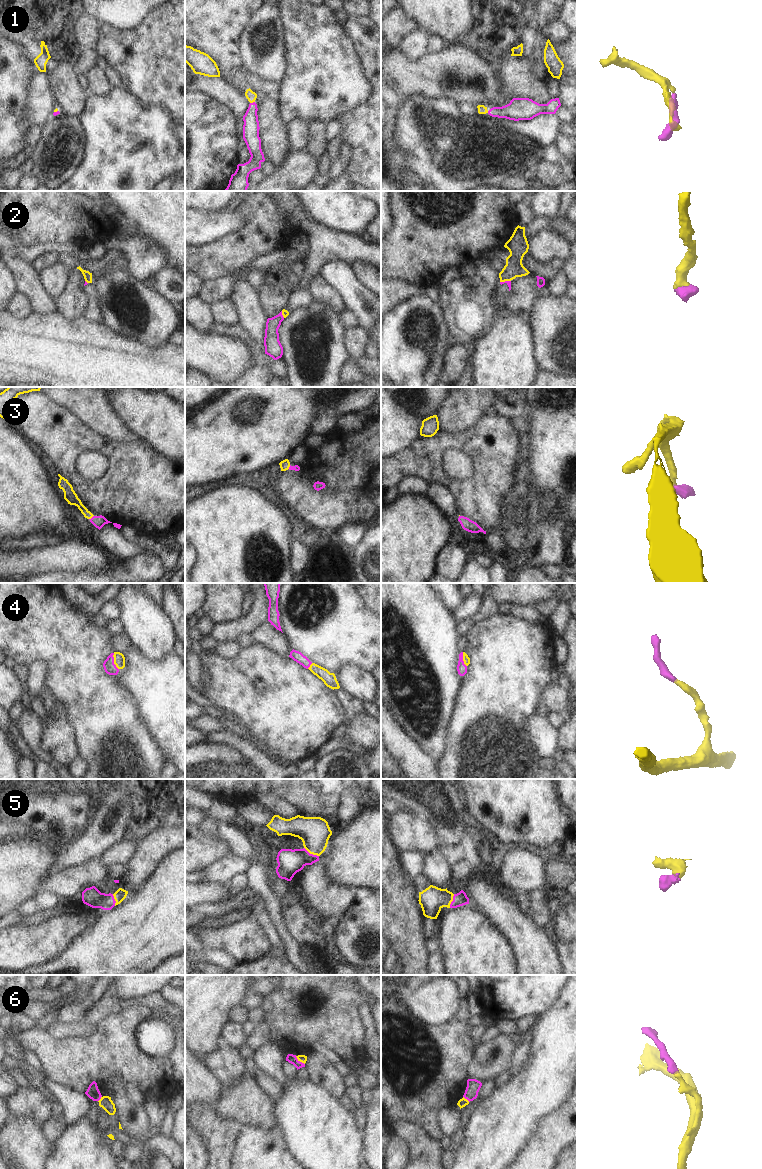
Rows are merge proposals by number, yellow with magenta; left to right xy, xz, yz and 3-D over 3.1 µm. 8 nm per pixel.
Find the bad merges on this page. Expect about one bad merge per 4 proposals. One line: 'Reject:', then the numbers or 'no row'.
Reject: no row

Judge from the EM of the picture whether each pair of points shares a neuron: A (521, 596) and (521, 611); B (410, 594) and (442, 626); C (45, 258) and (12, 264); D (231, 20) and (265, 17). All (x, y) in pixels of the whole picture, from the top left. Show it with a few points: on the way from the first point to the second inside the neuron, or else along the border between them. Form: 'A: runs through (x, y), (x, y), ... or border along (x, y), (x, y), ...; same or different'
A: border along (509, 604), (535, 606); different
B: runs through (418, 602), (434, 618); same
C: border along (30, 263), (38, 271); different
D: border along (257, 10), (242, 31), (240, 40); different

